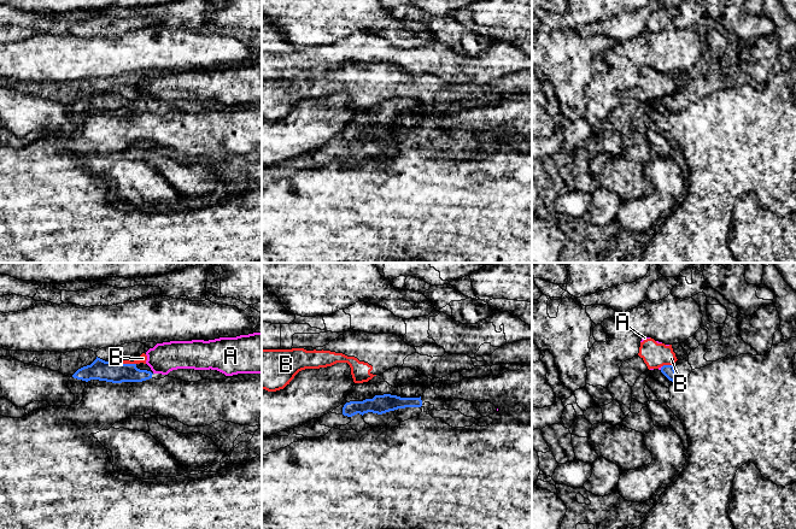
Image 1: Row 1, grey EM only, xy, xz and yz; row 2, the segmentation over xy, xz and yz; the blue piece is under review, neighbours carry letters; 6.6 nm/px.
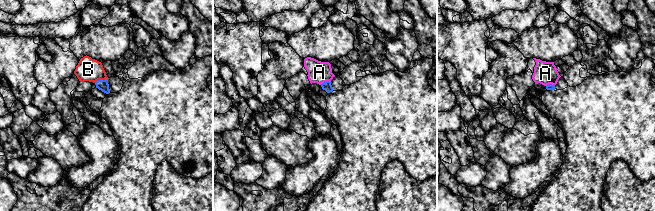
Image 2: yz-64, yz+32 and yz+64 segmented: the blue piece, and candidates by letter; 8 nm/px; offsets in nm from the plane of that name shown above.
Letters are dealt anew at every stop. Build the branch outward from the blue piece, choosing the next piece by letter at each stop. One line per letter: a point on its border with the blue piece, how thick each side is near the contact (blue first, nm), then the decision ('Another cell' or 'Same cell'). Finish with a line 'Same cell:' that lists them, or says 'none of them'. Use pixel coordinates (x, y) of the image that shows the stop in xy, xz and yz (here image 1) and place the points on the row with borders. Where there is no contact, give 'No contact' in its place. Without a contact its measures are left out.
A: Touches blue at yz (661, 368). Thickness 80 nm (blue) against 20 nm. Another cell
B: Touches blue at xy (129, 364). Thickness 140 nm (blue) against 60 nm. Another cell
Same cell: none of them

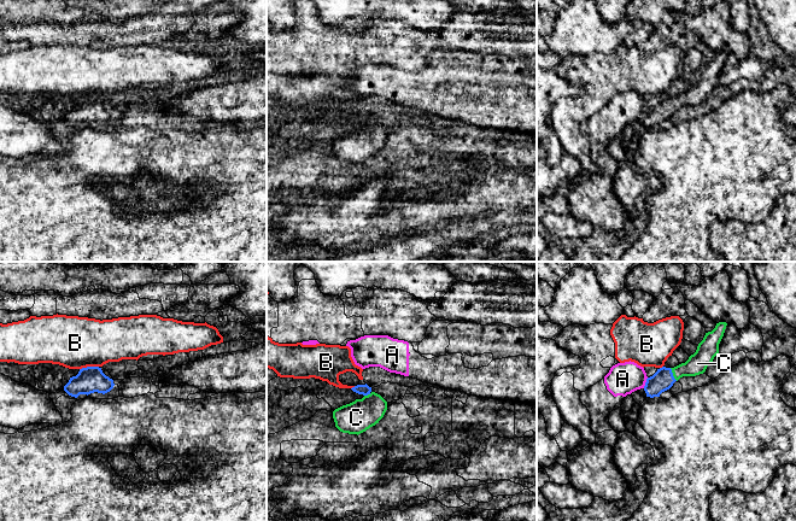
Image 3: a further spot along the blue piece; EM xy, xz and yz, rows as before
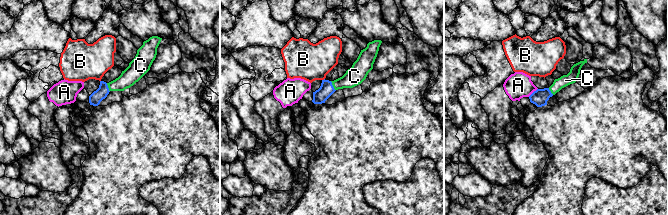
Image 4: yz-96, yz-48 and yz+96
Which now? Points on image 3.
A: Touches blue at yz (645, 382). Thickness 140 nm (blue) against 220 nm. Another cell
B: Touches blue at xy (88, 367). Thickness 170 nm (blue) against 340 nm. Another cell
C: Touches blue at yz (672, 374). Thickness 140 nm (blue) against 140 nm. Same cell
Same cell: C

